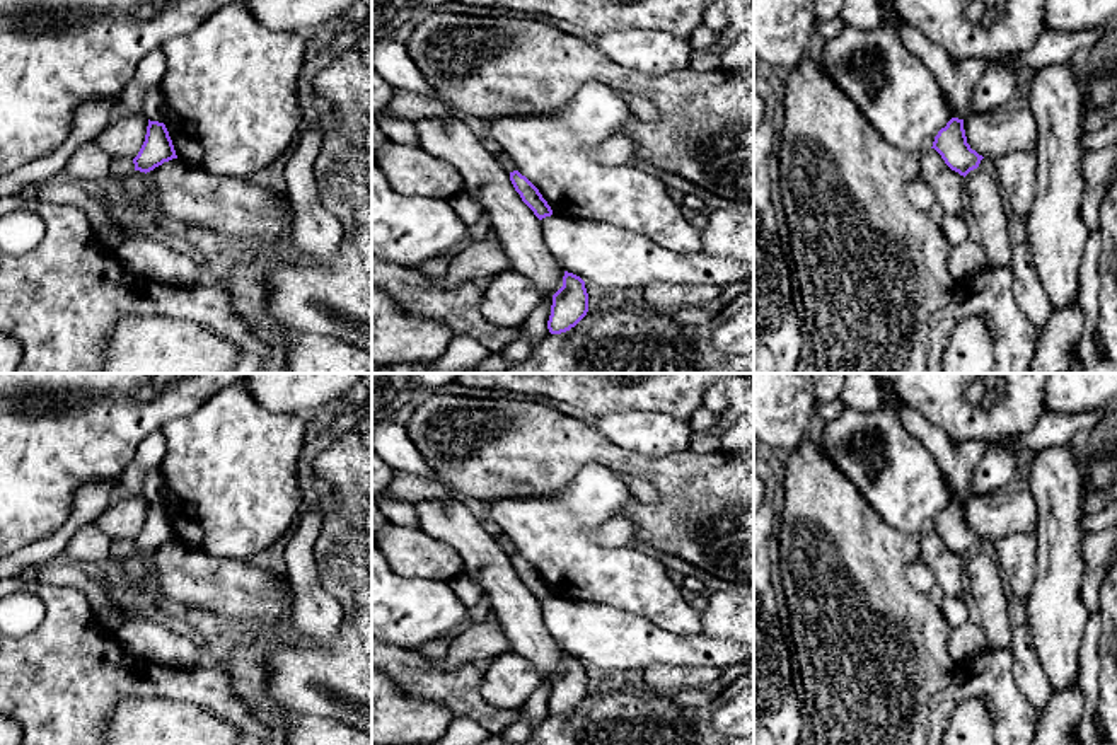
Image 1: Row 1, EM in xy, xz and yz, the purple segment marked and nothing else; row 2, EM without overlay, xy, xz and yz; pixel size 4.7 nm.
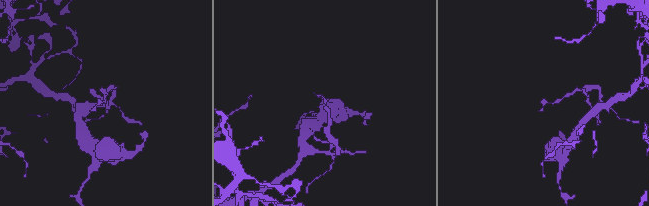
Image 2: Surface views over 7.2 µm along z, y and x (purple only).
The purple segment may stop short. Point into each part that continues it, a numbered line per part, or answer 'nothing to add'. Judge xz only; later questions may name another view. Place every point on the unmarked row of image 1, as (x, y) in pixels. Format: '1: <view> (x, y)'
nothing to add

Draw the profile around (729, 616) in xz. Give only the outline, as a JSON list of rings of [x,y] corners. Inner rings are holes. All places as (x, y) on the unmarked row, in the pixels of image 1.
[[[730,592],[708,595],[701,632],[754,646],[754,597]]]

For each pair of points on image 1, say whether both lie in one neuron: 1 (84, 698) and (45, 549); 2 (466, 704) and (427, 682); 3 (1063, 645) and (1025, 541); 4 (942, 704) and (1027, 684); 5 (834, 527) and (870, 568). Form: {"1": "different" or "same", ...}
{"1": "different", "2": "same", "3": "different", "4": "different", "5": "same"}

